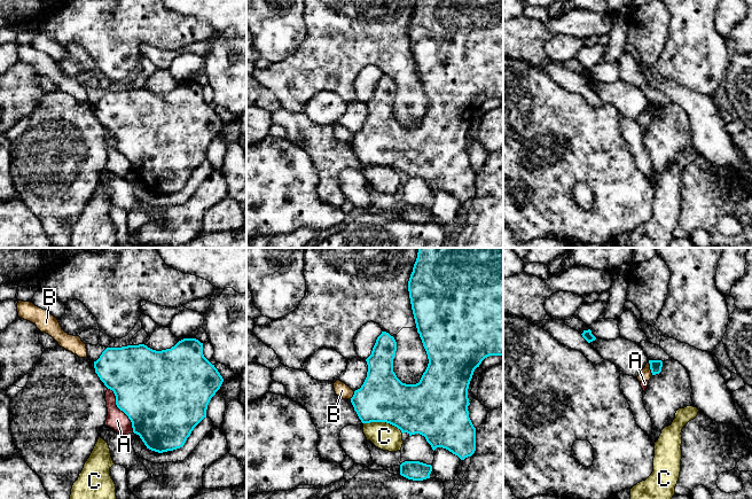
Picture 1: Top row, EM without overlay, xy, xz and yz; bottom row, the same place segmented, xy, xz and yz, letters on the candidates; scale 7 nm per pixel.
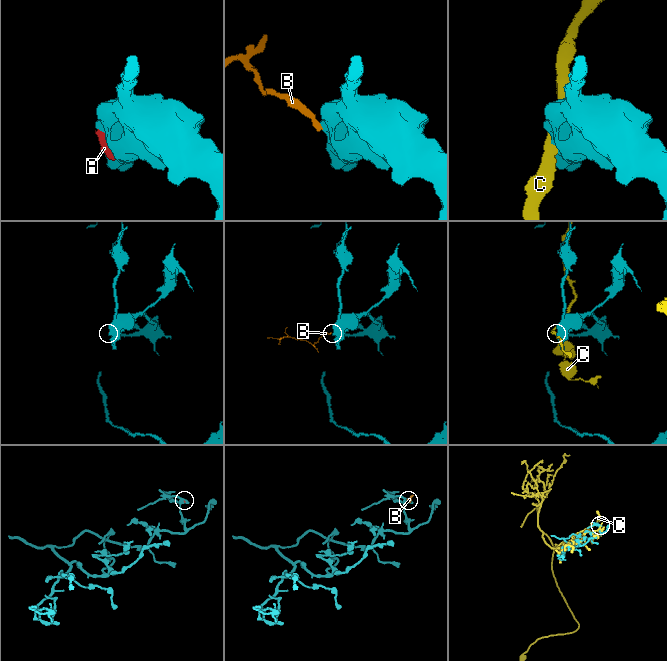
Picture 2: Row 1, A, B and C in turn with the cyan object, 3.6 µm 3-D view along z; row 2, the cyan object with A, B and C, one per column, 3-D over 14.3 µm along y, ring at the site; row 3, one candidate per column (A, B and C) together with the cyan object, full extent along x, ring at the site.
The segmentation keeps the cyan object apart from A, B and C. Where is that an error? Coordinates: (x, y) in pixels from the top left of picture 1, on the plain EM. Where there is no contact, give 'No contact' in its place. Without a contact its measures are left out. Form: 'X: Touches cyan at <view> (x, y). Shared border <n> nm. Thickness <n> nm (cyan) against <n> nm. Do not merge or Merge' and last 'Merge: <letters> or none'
A: Touches cyan at xy (120, 153). Shared border 360 nm. Thickness 480 nm (cyan) against 140 nm. Do not merge
B: Touches cyan at yz (650, 111). Shared border 100 nm. Thickness 80 nm (cyan) against 90 nm. Do not merge
C: Touches cyan at xz (383, 164). Shared border 280 nm. Thickness 360 nm (cyan) against 190 nm. Do not merge
Merge: none

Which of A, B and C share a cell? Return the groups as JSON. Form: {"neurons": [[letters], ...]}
{"neurons": [["A", "B"], ["C"]]}

